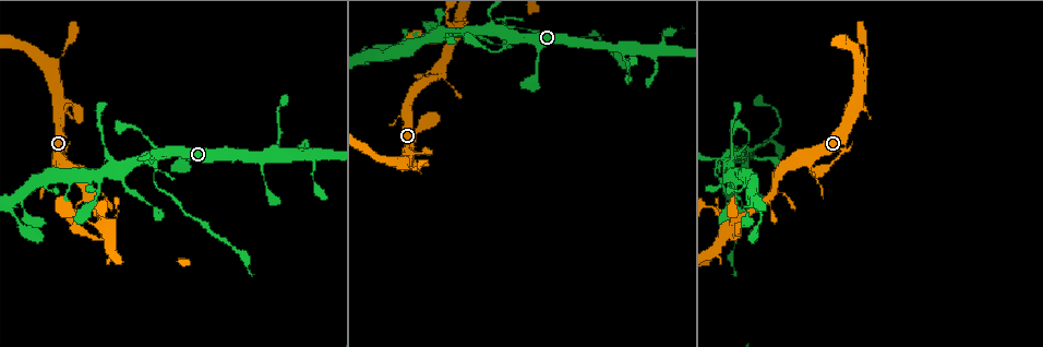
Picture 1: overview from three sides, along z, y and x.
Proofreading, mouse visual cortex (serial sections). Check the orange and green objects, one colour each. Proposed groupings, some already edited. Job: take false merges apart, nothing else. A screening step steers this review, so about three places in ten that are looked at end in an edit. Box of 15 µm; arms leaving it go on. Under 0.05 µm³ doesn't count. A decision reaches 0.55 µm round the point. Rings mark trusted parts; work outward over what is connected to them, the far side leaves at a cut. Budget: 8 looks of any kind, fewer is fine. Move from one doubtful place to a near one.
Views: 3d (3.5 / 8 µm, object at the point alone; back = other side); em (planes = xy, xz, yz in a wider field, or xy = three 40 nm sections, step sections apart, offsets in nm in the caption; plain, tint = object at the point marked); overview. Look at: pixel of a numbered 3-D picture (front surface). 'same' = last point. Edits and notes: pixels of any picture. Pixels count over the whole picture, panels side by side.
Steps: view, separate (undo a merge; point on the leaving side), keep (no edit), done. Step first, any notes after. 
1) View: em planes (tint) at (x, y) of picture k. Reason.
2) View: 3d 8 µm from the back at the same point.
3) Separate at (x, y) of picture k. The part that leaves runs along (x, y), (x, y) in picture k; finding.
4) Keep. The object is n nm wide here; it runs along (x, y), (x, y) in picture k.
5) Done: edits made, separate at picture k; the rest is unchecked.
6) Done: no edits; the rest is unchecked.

View: 3d 3.5 µm at (766, 140) of picture 1. Thin neck.

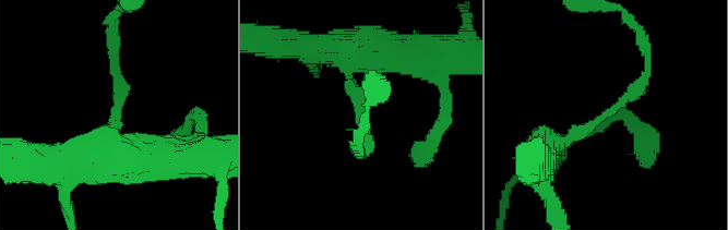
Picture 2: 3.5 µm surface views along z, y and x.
View: em xy step 3 (tint) at (116, 117) of picture 2.

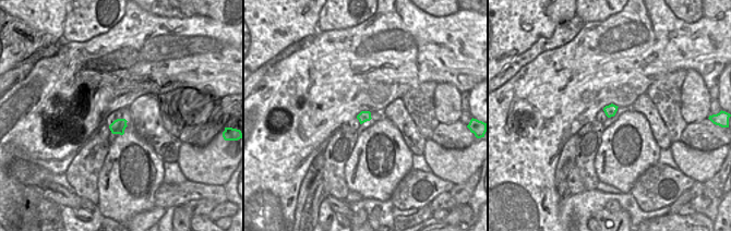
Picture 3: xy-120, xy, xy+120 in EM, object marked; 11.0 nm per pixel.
Keep. The arms are 200, 250 nm wide; it runs along (538, 156), (611, 113), (647, 62) in picture 2; all the same cell.

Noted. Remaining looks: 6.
View: 3d 3.5 µm at (154, 154) of picture 1. Abrupt turn.

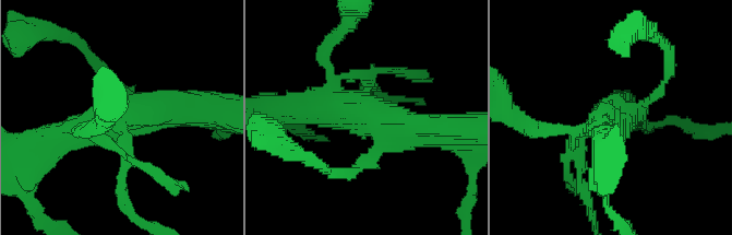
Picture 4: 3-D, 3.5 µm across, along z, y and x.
View: em xy step 3 (tint) at (365, 110) of picture 4.

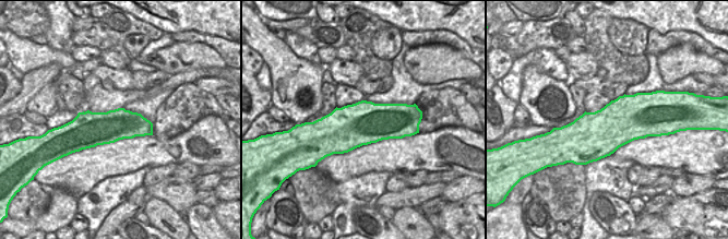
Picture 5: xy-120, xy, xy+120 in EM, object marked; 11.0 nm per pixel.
View: em planes (tint) at the same point. Cut it another way.

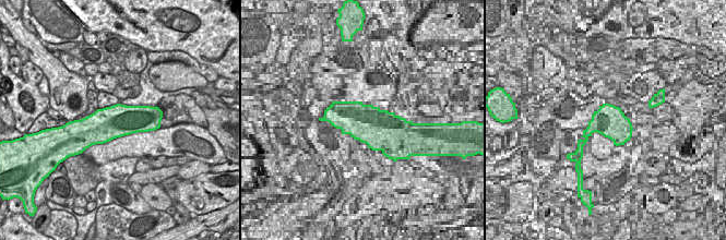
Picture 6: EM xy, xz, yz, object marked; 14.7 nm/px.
Separate at (583, 196) of picture 4. A second cell is stuck on.

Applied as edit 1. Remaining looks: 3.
View: 3d 3.5 µm at (124, 183) of picture 1. A narrow waist.

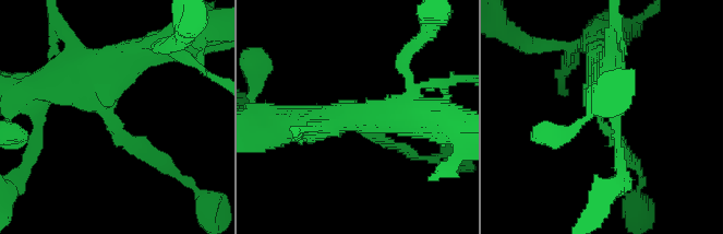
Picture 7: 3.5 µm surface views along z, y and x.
View: em xy step 2 (tint) at (602, 122) of picture 7.

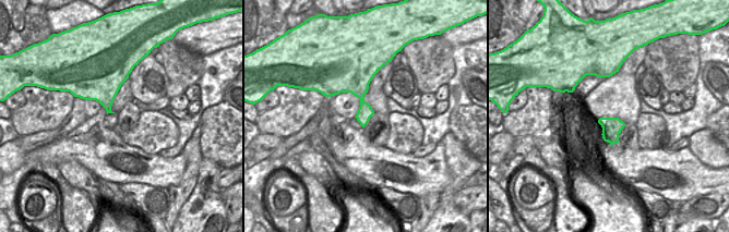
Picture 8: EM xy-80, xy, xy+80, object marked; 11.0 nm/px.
Keep. It runs along (125, 58), (101, 115), (163, 162) in picture 7; one cell here.

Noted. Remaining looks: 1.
Done: edits made, separate at picture 4; the rest is unchecked.

